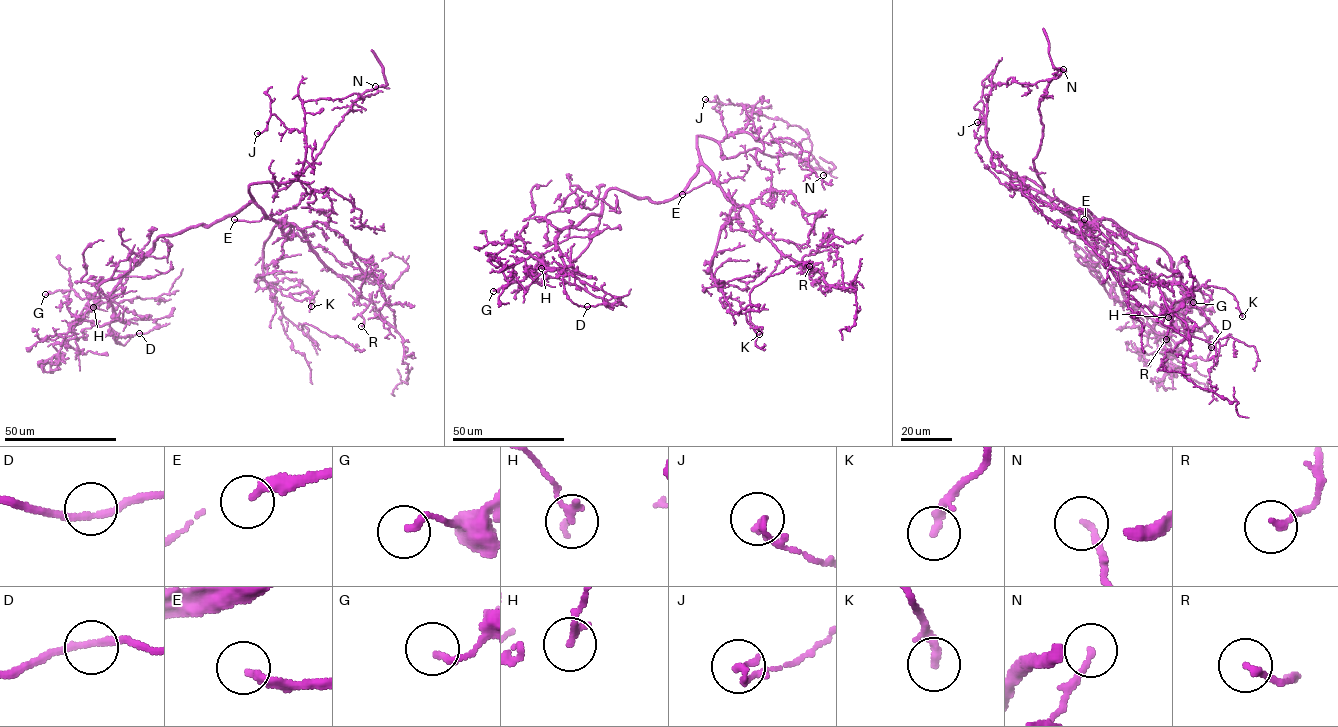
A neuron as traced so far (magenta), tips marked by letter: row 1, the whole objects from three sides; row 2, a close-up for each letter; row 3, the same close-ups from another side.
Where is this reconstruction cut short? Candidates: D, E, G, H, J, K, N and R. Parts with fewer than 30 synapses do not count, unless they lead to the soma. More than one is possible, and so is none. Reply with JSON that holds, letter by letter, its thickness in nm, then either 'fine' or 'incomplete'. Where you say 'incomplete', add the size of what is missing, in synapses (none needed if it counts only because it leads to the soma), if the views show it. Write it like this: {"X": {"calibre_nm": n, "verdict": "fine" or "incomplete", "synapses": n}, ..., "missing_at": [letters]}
{"D": {"calibre_nm": 170, "verdict": "fine"}, "E": {"calibre_nm": 240, "verdict": "fine"}, "G": {"calibre_nm": 180, "verdict": "fine"}, "H": {"calibre_nm": 190, "verdict": "fine"}, "J": {"calibre_nm": 200, "verdict": "fine"}, "K": {"calibre_nm": 240, "verdict": "fine"}, "N": {"calibre_nm": 180, "verdict": "fine"}, "R": {"calibre_nm": 180, "verdict": "fine"}, "missing_at": []}

